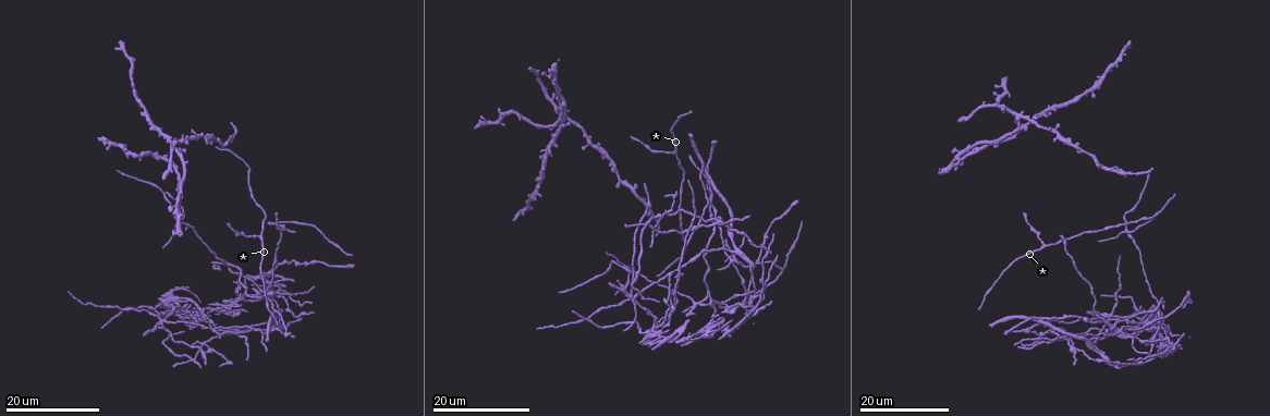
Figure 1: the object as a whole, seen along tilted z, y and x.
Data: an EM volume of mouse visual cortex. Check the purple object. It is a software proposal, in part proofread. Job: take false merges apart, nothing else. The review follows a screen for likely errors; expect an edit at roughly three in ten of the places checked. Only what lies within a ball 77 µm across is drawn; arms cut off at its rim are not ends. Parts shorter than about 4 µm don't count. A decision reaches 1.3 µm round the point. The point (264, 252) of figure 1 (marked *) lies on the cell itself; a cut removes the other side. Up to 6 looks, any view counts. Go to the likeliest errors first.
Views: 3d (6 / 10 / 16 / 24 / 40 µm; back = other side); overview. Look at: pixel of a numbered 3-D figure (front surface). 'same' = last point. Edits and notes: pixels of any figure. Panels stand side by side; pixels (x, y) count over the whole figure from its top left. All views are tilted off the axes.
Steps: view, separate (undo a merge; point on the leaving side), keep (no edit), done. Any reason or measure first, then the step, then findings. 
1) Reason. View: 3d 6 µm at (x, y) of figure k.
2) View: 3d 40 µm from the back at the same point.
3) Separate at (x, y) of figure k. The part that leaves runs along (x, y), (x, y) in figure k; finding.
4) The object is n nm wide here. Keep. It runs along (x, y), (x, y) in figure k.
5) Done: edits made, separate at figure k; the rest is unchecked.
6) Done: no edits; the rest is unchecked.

View: 3d 16 µm at (670, 271) of figure 1.

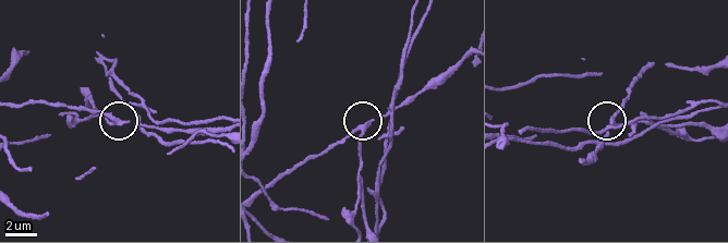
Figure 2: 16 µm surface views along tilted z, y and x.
Closer look. View: 3d 6 µm at (363, 128) of figure 2.

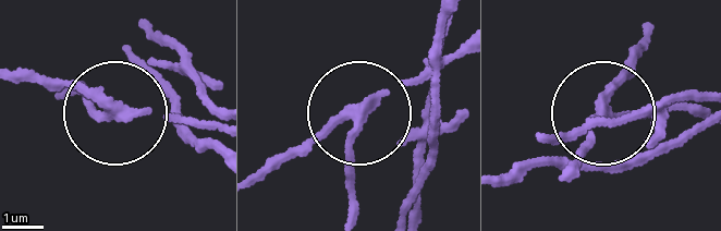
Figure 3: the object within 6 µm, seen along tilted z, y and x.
The object is 220 nm wide here. Separate at (87, 107) of figure 3. The part that leaves runs along (367, 111), (350, 153), (350, 210) in figure 3; two cells meet here.

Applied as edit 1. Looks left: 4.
View: overview.

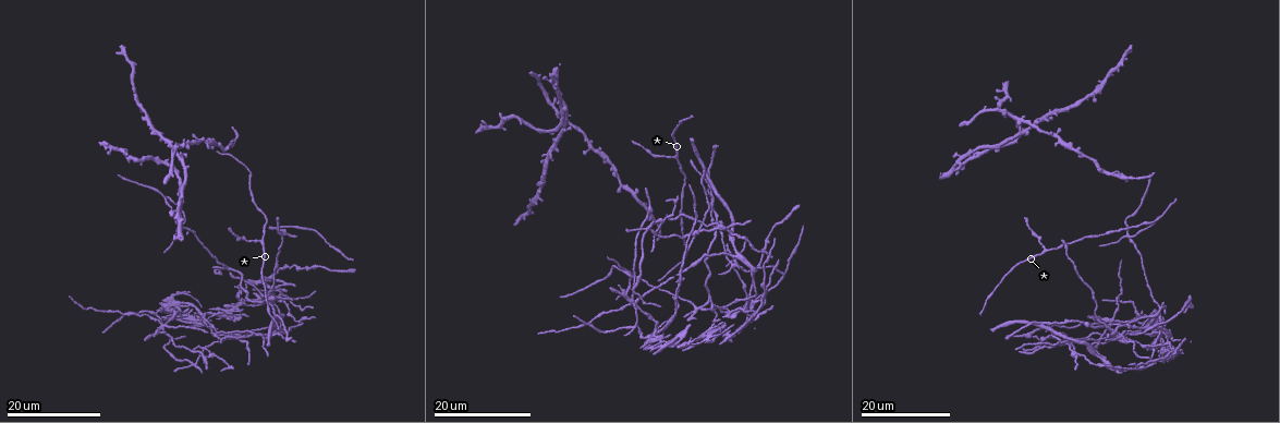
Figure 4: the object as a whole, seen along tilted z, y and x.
View: 3d 24 µm at (557, 118) of figure 4.

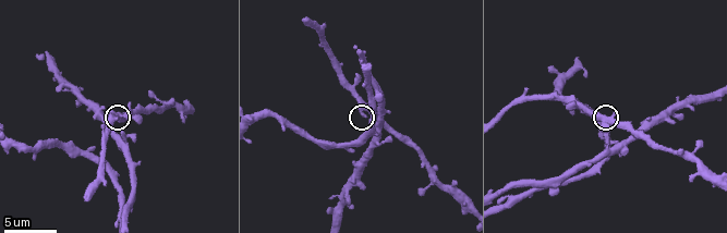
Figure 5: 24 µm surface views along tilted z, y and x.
View: 3d 6 µm at (364, 115) of figure 5.

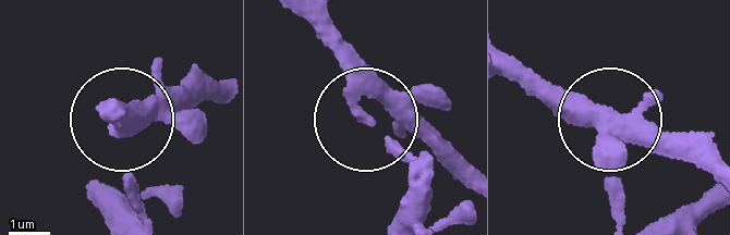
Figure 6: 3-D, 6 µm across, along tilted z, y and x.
Keep. It runs along (466, 177), (390, 111), (366, 113), (353, 71), (323, 37) in figure 6; continuous, no second cell.

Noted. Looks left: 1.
Done: edits made, separate at figure 3; the rest is unchecked.

